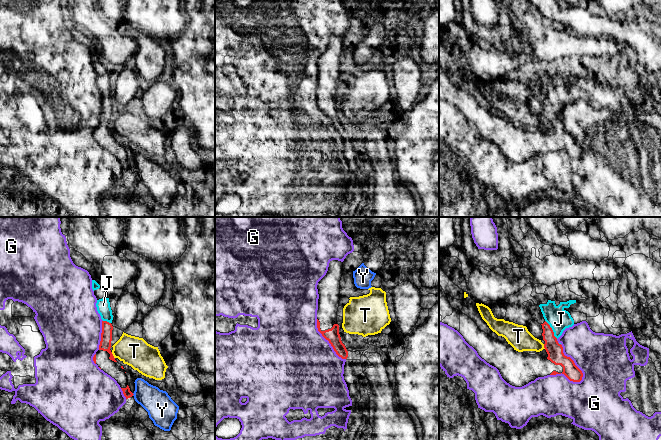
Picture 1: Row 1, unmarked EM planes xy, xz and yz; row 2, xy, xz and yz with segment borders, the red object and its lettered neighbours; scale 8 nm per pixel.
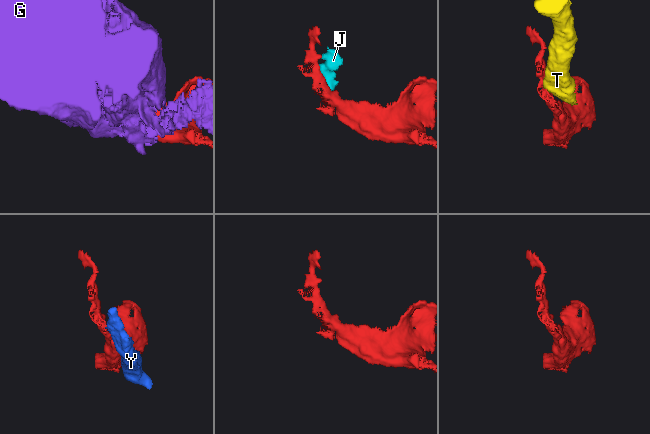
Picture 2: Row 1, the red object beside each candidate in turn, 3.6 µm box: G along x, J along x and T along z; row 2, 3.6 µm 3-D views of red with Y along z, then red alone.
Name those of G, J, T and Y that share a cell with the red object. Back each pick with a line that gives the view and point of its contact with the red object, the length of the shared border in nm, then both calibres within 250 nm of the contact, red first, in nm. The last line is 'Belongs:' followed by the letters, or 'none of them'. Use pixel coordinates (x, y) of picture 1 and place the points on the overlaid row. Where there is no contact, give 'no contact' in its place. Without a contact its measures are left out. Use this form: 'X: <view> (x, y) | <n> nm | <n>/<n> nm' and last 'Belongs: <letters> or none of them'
J: yz (551, 329) | 180 nm | 130/180 nm
Belongs: J

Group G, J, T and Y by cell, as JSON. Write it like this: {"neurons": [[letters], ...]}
{"neurons": [["G"], ["J"], ["T"], ["Y"]]}

